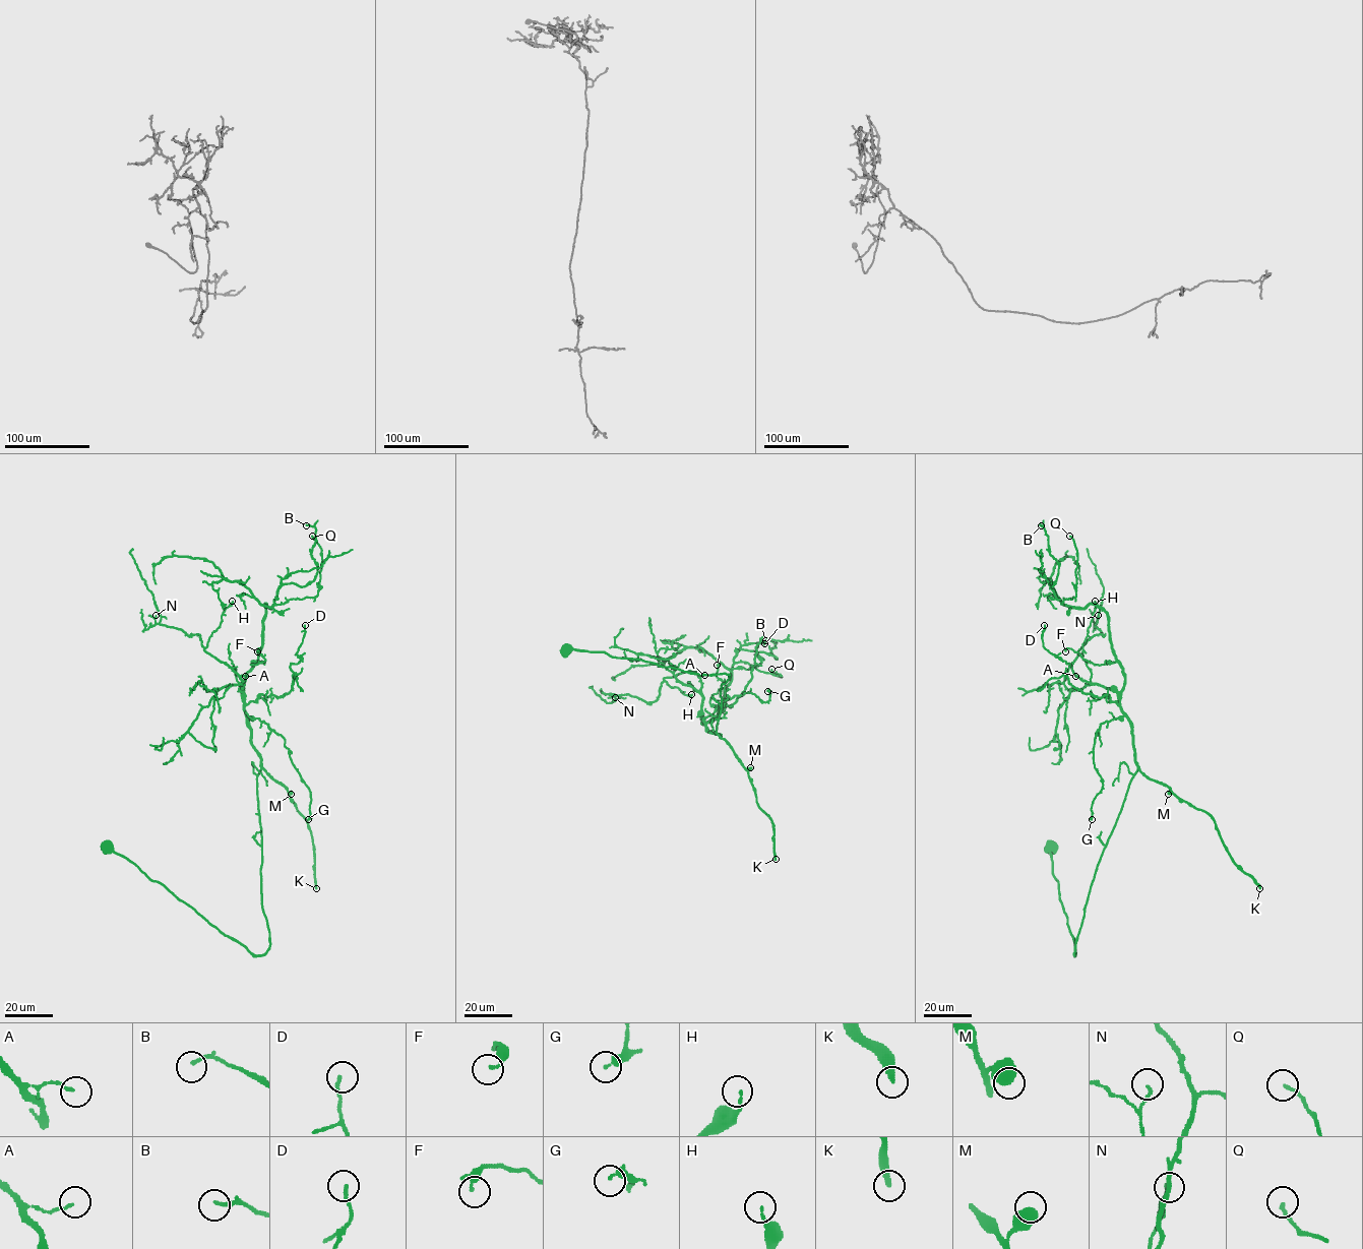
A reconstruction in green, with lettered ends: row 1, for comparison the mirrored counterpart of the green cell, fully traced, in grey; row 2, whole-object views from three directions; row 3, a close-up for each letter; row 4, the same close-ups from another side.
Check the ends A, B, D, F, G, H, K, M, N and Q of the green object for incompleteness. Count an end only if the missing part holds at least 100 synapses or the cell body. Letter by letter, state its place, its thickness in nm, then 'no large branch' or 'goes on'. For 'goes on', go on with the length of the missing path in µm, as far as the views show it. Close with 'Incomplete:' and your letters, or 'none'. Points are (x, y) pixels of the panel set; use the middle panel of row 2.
A: (704, 675) | 110 nm | no large branch
B: (765, 640) | 150 nm | no large branch
D: (764, 643) | 130 nm | no large branch
F: (717, 665) | 100 nm | no large branch
G: (767, 691) | 300 nm | no large branch
H: (691, 694) | 120 nm | no large branch
K: (776, 859) | 340 nm | goes on | 500 µm
M: (750, 767) | 650 nm | no large branch
N: (615, 697) | 130 nm | no large branch
Q: (771, 669) | 160 nm | no large branch
Incomplete: K

